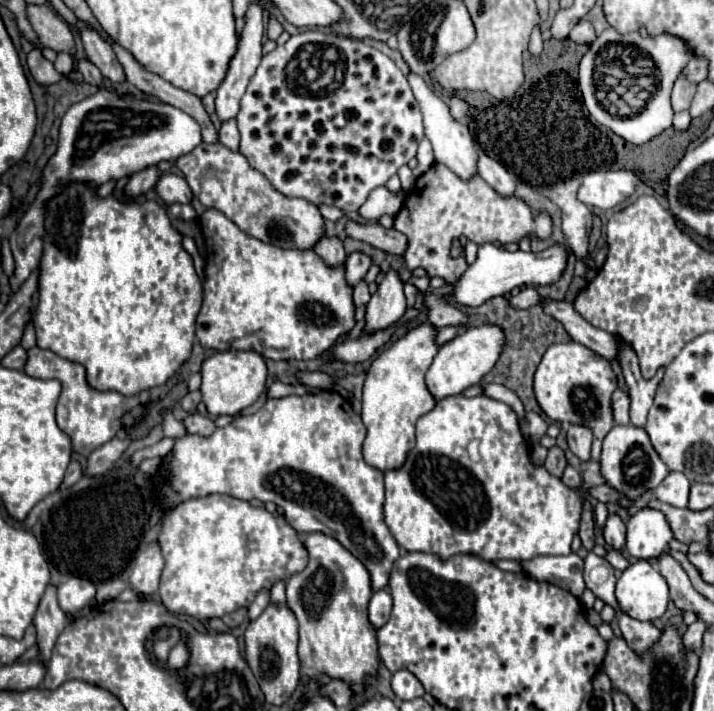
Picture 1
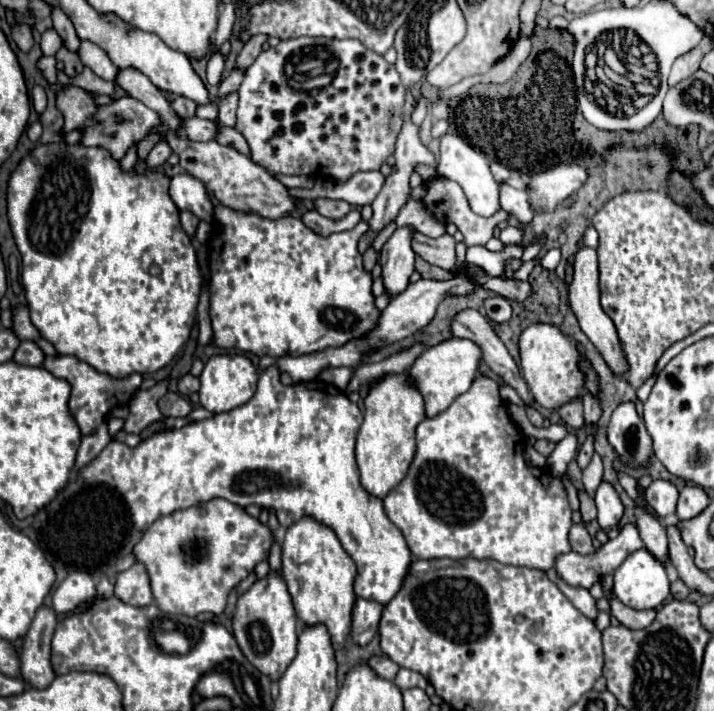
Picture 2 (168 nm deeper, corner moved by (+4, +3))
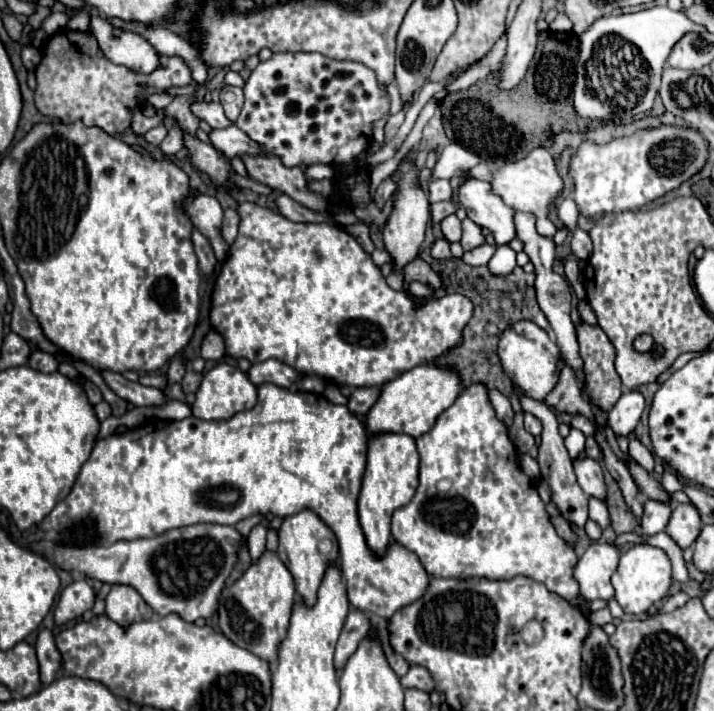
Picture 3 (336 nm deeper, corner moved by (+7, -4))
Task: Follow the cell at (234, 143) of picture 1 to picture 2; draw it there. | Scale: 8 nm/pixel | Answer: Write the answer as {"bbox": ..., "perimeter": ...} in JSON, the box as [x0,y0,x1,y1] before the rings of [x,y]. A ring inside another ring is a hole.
{"bbox":[219,94,237,126],"perimeter":[[[231,94],[219,106],[219,120],[221,120],[221,124],[235,126],[235,110],[237,110],[237,94]]]}

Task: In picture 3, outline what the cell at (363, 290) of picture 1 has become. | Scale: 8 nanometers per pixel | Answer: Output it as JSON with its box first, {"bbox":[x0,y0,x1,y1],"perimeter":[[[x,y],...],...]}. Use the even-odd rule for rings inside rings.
{"bbox":[346,225,374,253],"perimeter":[[[352,225],[352,227],[346,227],[346,231],[350,231],[350,235],[354,235],[358,239],[358,243],[368,251],[372,253],[374,251],[374,243],[370,239],[370,229],[364,227],[364,225]]]}

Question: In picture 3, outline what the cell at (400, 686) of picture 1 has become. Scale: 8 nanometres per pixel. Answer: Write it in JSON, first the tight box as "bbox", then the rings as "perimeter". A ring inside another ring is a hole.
{"bbox":[402,665,434,693],"perimeter":[[[412,665],[410,671],[402,677],[402,687],[410,689],[410,687],[416,687],[420,691],[426,691],[426,693],[432,693],[434,691],[434,679],[430,675],[430,671],[422,665]]]}

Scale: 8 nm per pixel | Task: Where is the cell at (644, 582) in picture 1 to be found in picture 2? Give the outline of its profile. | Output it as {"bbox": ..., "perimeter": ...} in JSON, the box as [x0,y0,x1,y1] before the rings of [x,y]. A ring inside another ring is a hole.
{"bbox":[613,548,669,608],"perimeter":[[[641,548],[615,570],[613,592],[629,608],[659,608],[669,596],[669,578],[663,564]]]}

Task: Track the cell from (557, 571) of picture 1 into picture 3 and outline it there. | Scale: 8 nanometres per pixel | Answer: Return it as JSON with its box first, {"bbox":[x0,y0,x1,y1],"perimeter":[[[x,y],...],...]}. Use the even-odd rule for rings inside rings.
{"bbox":[574,543,622,599],"perimeter":[[[592,543],[586,553],[580,557],[576,569],[574,569],[574,579],[580,585],[580,593],[588,599],[612,599],[614,597],[614,587],[610,583],[612,573],[618,567],[622,551],[616,545],[608,543]]]}

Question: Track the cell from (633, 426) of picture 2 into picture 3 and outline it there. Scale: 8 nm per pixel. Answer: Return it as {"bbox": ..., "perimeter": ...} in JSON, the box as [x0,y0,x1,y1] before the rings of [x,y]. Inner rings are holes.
{"bbox":[608,391,644,435],"perimeter":[[[624,391],[614,409],[608,413],[608,423],[616,435],[628,435],[636,429],[644,411],[644,397],[640,391]]]}

